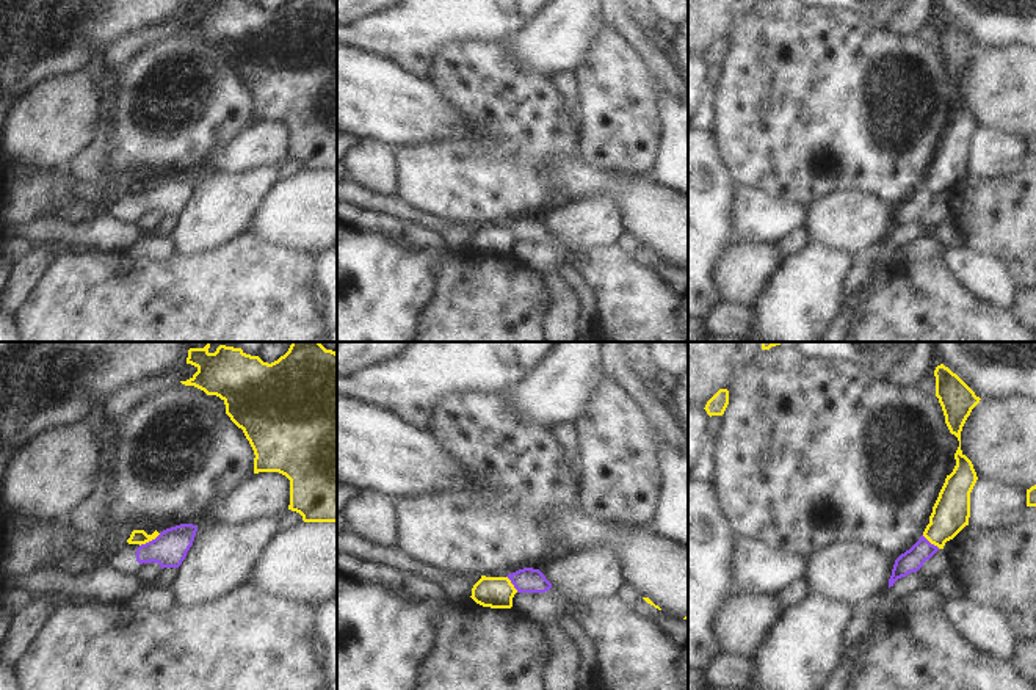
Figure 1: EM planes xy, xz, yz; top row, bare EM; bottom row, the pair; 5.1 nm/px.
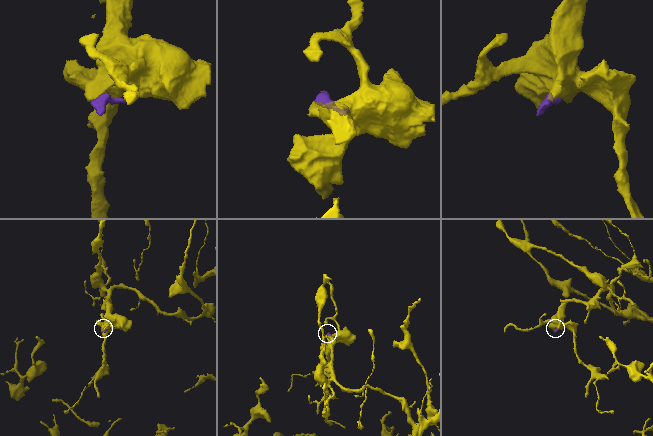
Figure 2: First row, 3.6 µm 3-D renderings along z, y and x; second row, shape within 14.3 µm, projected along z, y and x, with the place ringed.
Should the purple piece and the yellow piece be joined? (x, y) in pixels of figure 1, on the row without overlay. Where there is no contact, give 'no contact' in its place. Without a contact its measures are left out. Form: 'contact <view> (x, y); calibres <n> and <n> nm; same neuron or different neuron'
contact xy (149, 190); calibres 180 and 80 nm; different neuron

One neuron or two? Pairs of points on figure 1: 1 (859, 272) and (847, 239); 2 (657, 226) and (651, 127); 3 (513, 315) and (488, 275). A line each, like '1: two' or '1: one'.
1: two
2: two
3: one

